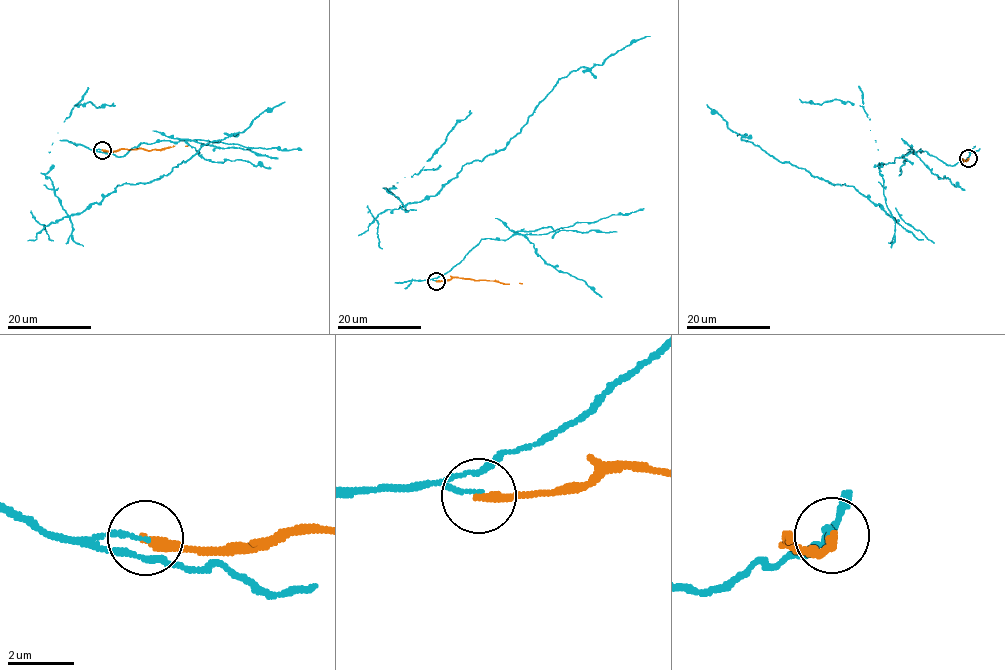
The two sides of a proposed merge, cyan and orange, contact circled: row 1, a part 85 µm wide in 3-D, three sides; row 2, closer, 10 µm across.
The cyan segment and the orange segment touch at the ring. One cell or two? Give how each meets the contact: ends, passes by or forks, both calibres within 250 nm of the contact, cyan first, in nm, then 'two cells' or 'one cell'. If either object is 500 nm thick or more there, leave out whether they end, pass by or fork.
cyan ends | orange ends | 130/300 nm | two cells

